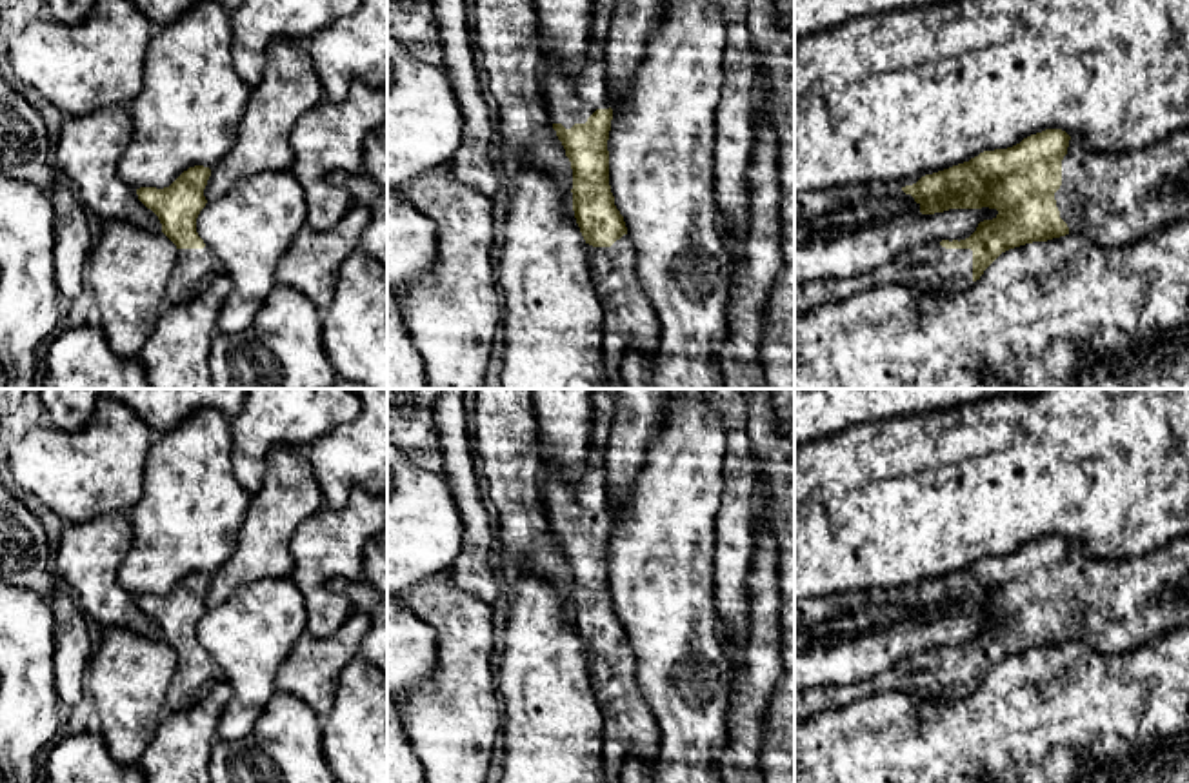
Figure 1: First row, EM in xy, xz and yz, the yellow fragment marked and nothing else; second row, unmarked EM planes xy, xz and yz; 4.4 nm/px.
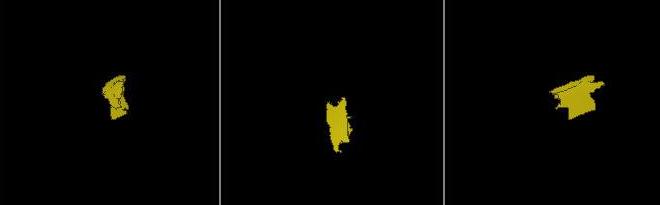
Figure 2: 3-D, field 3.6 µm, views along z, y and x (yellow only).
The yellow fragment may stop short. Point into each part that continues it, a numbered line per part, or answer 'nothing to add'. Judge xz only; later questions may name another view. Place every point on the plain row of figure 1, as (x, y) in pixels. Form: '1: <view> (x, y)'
1: xz (571, 507)
2: xz (629, 733)

